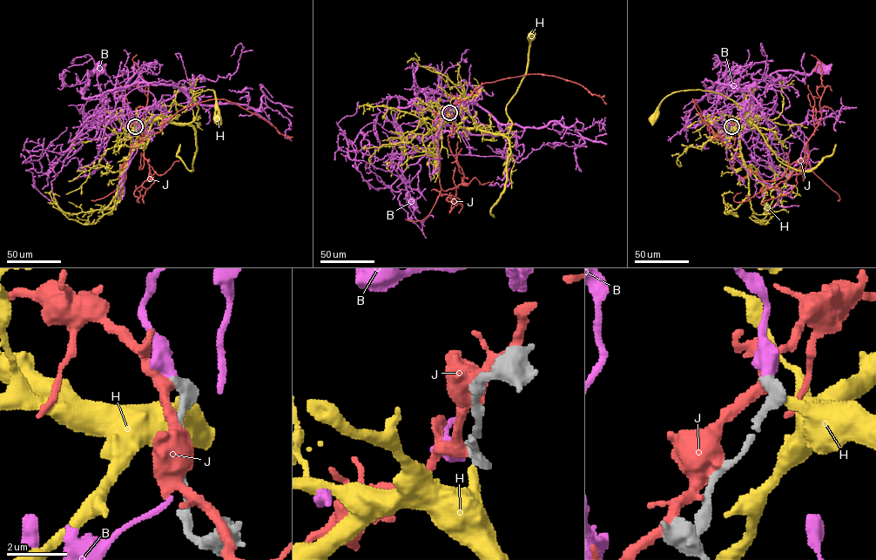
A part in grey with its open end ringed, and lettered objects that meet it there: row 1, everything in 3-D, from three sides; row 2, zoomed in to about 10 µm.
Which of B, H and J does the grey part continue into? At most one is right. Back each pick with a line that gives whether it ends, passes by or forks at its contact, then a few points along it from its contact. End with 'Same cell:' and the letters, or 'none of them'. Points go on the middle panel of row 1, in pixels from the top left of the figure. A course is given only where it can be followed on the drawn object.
B: it ends | via (448, 112), (457, 99), (483, 131), (500, 132), (484, 110), (428, 89), (399, 107), (402, 175), (413, 202)
Same cell: B

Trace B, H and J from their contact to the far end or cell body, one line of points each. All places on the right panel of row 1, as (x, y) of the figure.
B: (731, 125), (717, 113), (754, 89), (709, 88), (727, 97), (778, 70), (810, 73), (820, 66)
H: (731, 126), (740, 127), (747, 117), (752, 120), (731, 99), (702, 90), (672, 92), (660, 103), (651, 119)
J: (731, 126), (721, 141), (763, 180), (809, 151), (806, 143), (785, 181), (735, 202), (741, 192)

